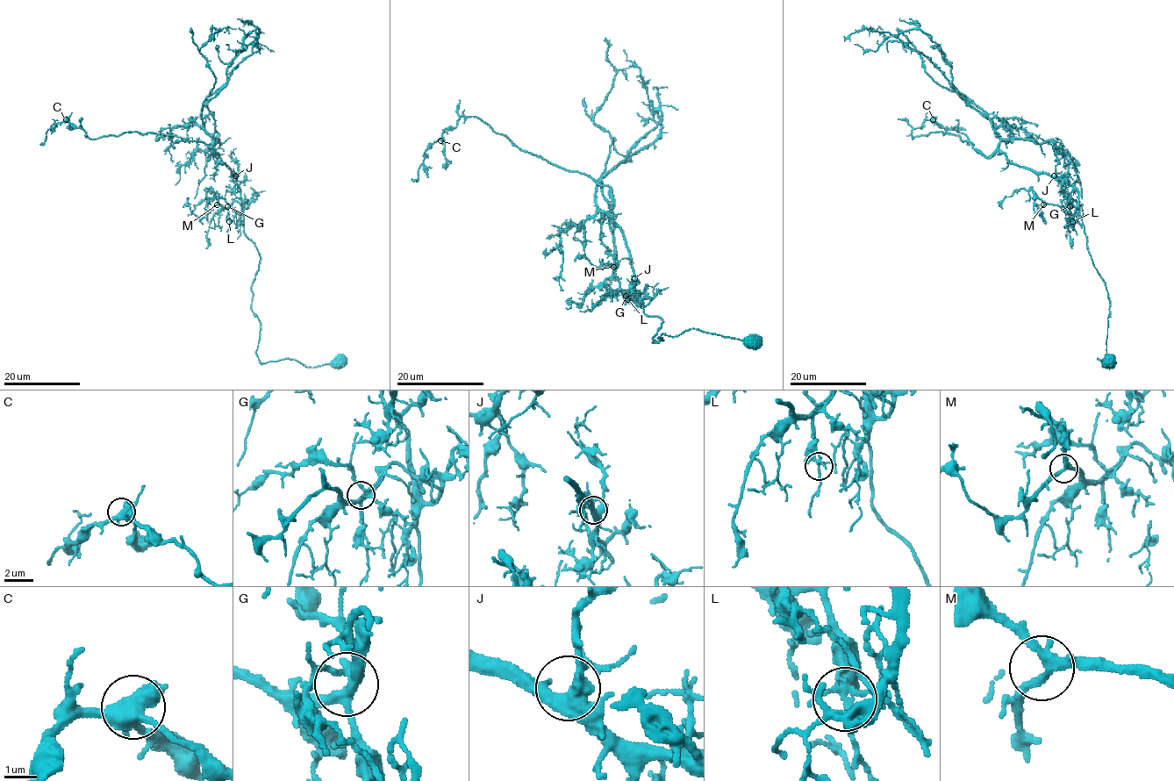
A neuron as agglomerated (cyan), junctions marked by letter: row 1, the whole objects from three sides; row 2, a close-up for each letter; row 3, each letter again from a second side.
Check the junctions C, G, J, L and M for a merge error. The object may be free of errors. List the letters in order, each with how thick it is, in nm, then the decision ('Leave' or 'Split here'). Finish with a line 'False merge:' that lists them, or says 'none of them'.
C: Thickness 440 nm. Leave
G: Thickness 280 nm. Leave
J: Thickness 440 nm. Leave
L: Thickness 240 nm. Leave
M: Thickness 260 nm. Leave
False merge: none of them

